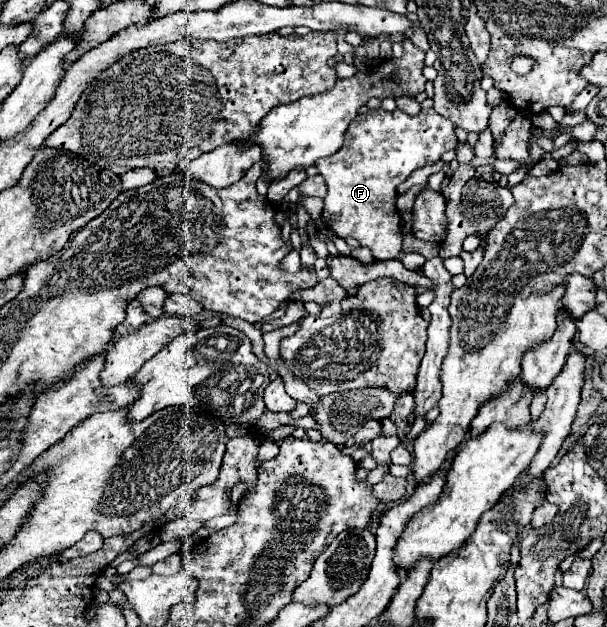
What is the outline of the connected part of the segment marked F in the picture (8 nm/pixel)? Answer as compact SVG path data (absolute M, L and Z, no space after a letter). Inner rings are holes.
M378 108L356 116L344 134L340 152L316 164L328 186L322 212L326 226L340 238L356 238L360 246L370 248L376 260L398 260L402 228L396 210L396 188L414 170L434 164L446 150L454 150L456 142L454 124L432 108L420 110L416 116L408 116L398 108L394 112Z

